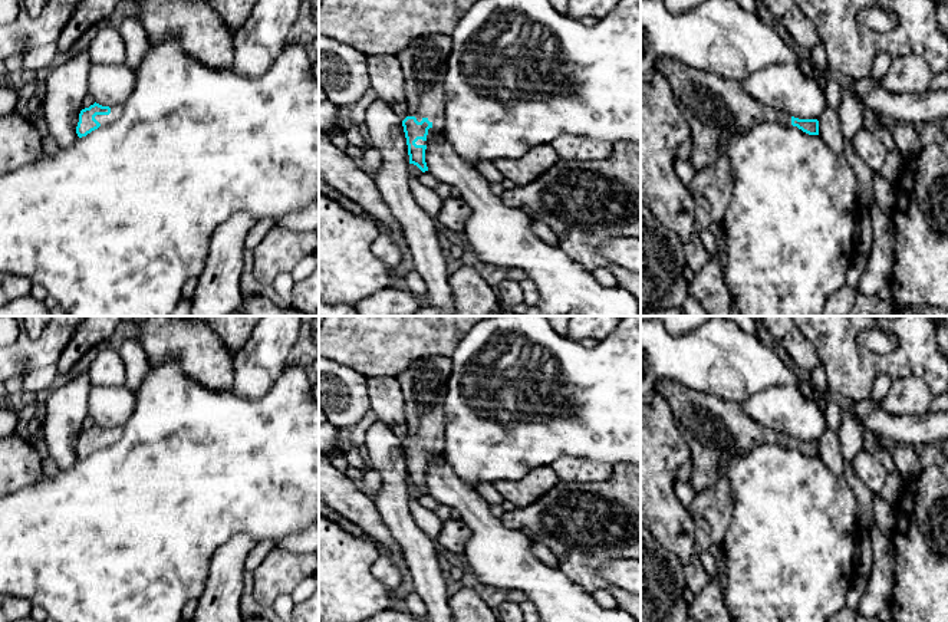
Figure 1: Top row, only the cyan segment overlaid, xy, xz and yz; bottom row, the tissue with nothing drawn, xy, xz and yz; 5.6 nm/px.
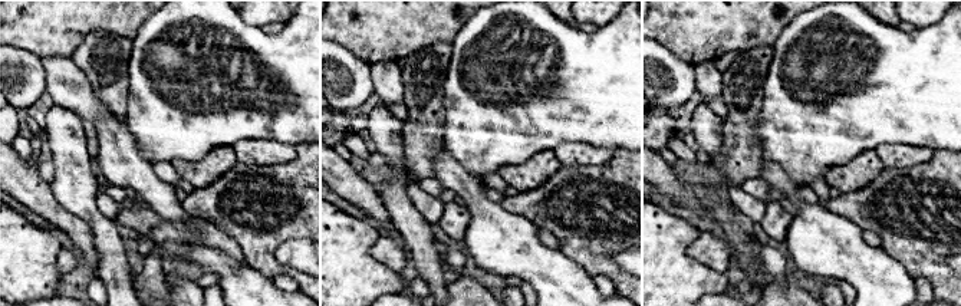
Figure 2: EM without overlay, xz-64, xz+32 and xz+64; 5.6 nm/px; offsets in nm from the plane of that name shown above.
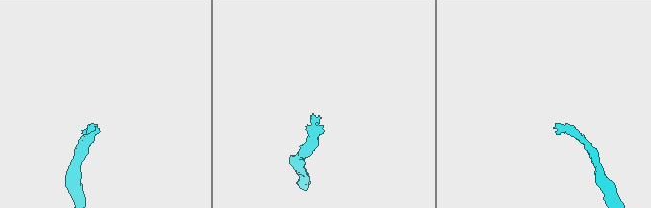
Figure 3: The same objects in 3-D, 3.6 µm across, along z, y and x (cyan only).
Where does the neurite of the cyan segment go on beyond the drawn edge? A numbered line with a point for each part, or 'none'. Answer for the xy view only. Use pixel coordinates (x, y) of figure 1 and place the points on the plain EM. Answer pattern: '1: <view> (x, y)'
1: xy (115, 433)

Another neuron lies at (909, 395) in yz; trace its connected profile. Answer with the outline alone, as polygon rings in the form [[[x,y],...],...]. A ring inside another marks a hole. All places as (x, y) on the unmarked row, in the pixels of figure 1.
[[[918,378],[892,379],[888,395],[878,404],[878,408],[892,415],[924,415],[935,394]]]

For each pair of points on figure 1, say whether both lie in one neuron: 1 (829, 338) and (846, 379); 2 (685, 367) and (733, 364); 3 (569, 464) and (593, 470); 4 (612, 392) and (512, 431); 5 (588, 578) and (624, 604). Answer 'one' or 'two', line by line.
1: one
2: one
3: one
4: one
5: one

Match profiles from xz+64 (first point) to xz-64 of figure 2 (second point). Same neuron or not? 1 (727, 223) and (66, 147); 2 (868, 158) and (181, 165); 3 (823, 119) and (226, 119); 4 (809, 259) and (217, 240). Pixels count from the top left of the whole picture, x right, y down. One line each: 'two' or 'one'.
1: one
2: one
3: one
4: two

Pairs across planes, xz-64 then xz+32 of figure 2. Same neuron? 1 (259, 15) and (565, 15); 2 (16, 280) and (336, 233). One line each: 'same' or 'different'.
1: different
2: same

